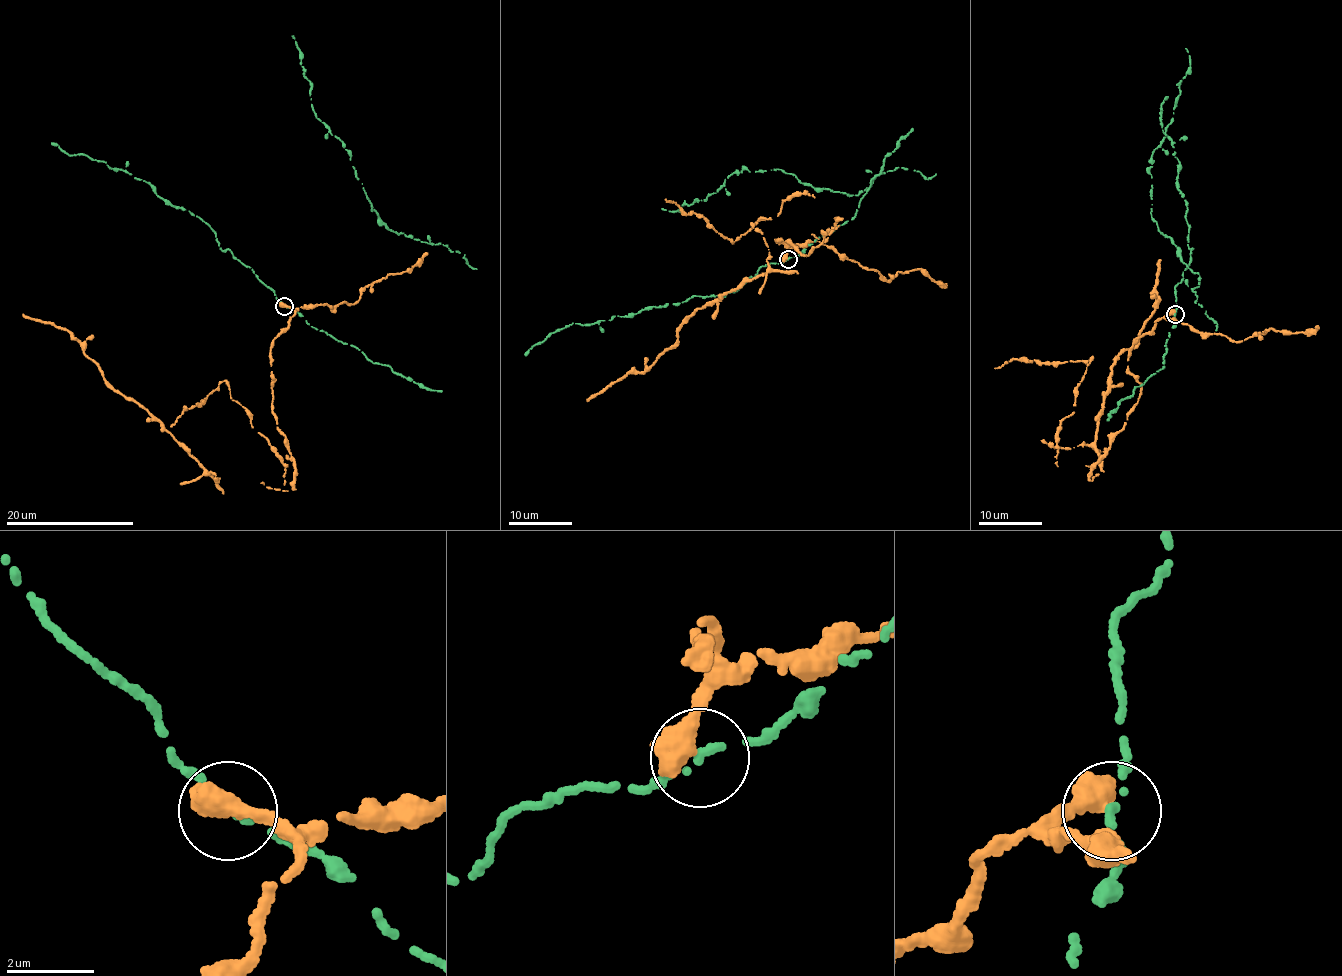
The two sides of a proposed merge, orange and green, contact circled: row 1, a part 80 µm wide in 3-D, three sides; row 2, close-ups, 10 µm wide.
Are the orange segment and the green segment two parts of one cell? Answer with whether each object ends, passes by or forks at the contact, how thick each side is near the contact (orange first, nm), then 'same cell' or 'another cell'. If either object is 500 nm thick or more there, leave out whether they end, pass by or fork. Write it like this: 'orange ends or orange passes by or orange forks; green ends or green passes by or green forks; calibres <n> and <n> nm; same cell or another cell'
calibres 550 and 140 nm; another cell

